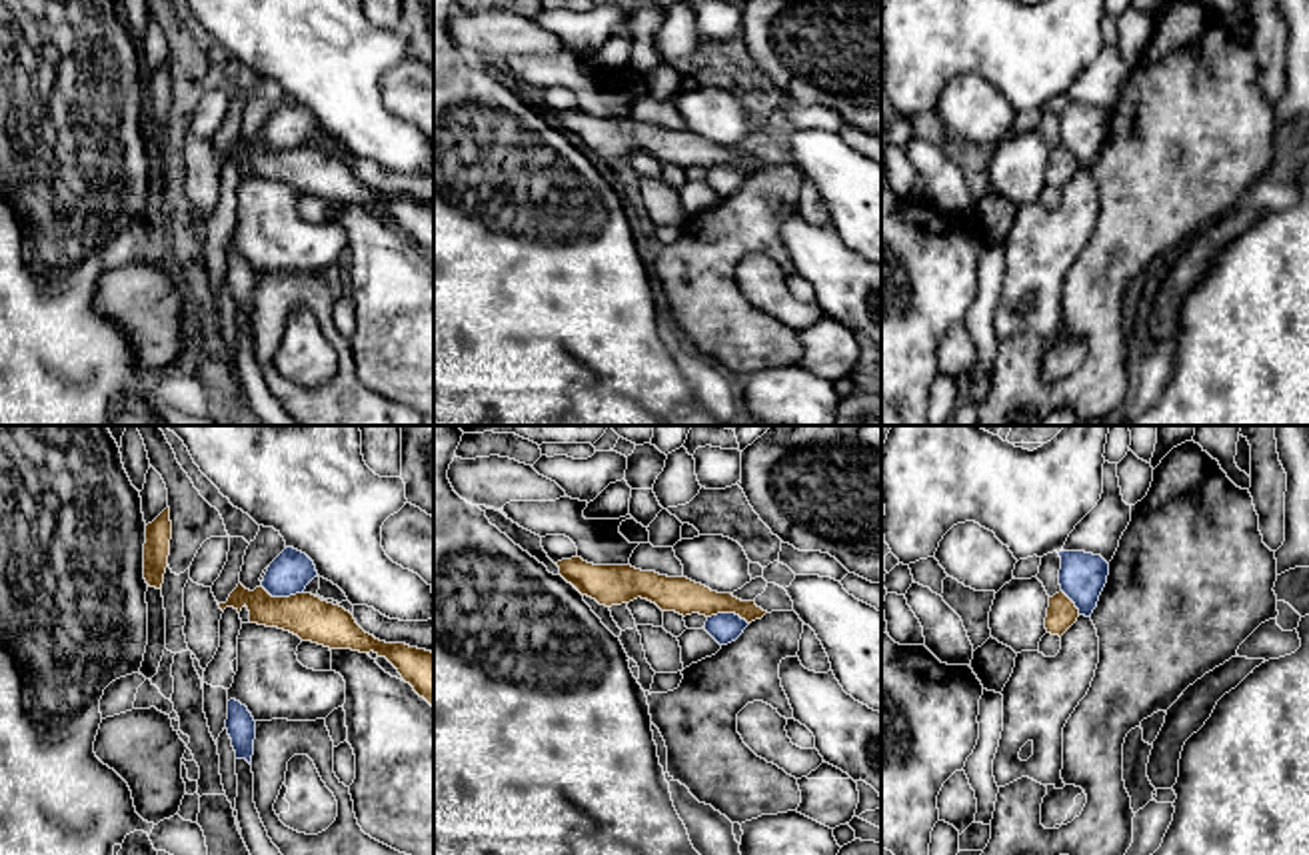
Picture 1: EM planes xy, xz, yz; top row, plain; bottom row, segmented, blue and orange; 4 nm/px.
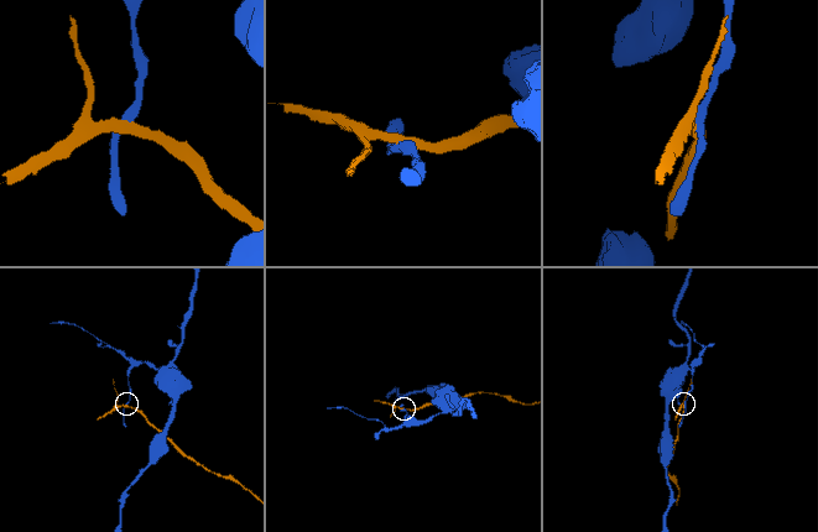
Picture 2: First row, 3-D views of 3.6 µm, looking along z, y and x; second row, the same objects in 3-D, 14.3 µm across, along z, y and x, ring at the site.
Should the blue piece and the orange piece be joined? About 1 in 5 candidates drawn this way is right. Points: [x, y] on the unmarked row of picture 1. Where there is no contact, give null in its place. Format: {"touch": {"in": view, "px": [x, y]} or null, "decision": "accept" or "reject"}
{"touch": {"in": "xy", "px": [282, 148]}, "decision": "reject"}

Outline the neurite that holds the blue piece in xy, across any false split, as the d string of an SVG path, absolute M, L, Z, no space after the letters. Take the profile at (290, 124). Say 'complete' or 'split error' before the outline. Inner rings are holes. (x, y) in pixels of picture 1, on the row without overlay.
complete; M286 100L268 120L262 140L272 150L290 150L304 146L306 138L318 130L314 114L294 102Z

